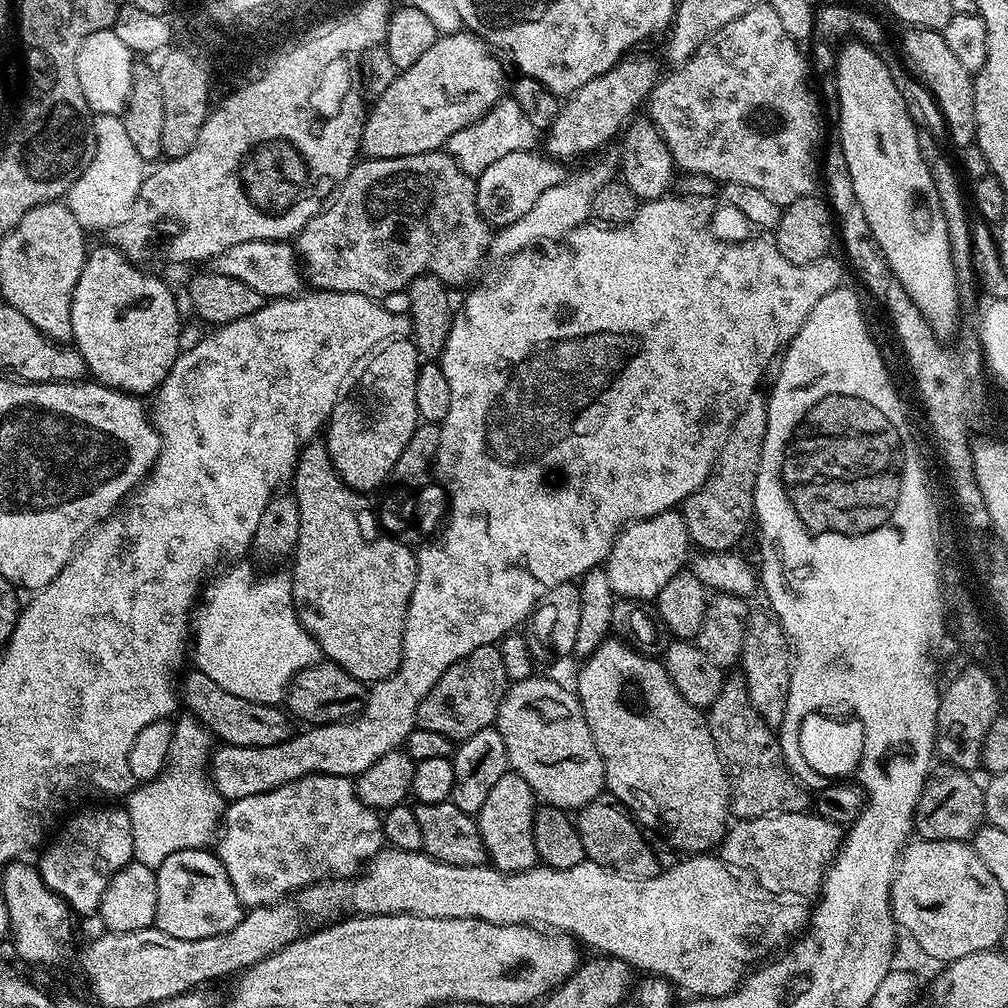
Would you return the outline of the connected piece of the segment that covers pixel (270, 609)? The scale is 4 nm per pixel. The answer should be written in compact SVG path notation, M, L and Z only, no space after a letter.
M240 564L210 584L203 589L202 599L194 612L195 667L204 672L206 678L218 682L222 690L238 694L238 698L279 705L299 673L312 667L322 656L316 639L304 629L298 618L296 603L292 600L291 579L287 575L256 576L250 565Z

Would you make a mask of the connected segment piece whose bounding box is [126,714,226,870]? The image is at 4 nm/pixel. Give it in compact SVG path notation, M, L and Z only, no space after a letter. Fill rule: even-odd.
M184 714L180 721L175 721L163 772L157 778L133 787L126 797L126 811L133 826L135 863L155 870L170 858L170 854L204 848L207 840L213 839L226 807L224 797L210 781L207 770L213 748L213 737L199 720Z

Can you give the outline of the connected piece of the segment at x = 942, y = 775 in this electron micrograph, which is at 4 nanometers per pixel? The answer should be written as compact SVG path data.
M947 762L933 767L928 774L928 780L924 784L924 790L920 795L920 804L916 808L914 832L921 840L962 840L967 841L976 833L976 829L985 823L984 791L979 784L976 785L975 775L969 774L965 769L956 768Z

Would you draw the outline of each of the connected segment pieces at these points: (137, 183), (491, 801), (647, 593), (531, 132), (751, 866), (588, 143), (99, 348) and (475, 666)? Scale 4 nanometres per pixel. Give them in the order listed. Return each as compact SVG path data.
M96 116L93 124L96 138L95 156L89 161L87 170L71 187L66 203L86 230L112 228L118 224L124 226L132 219L133 208L146 175L146 162L132 145L123 119Z
M509 771L490 790L482 810L478 813L478 823L482 842L488 851L491 867L499 872L525 872L537 867L538 857L532 833L532 813L538 807L538 797L531 786L517 772Z
M673 510L645 520L631 521L627 528L620 529L620 536L606 561L613 593L620 598L625 596L628 602L655 601L662 586L666 586L666 582L689 563L688 548L692 547L683 511Z
M504 98L475 124L469 124L467 128L453 134L448 140L446 151L465 175L476 178L486 170L486 166L494 166L494 162L498 162L500 158L533 151L537 147L536 136L538 130L530 126L526 114L518 110L518 102L511 98Z
M808 810L780 812L777 816L736 820L724 833L718 855L729 868L749 872L769 892L765 892L769 897L815 897L824 887L824 873L835 860L841 843L841 825Z
M632 60L621 63L605 76L591 80L589 84L584 84L560 109L558 118L552 123L548 140L547 155L553 161L563 162L562 160L572 160L575 156L584 156L587 152L592 152L595 148L600 148L616 131L623 129L637 115L636 107L640 103L647 101L651 97L653 88L658 83L656 68L648 60Z
M93 247L72 295L72 340L93 381L115 388L117 392L155 393L182 351L176 296L158 277L135 268L118 249Z
M496 644L482 646L466 658L454 662L446 670L446 674L438 678L430 694L426 694L426 698L422 698L418 706L417 725L426 730L434 730L434 734L453 738L467 738L478 734L478 730L495 725L504 693L509 687L510 681L499 647Z

